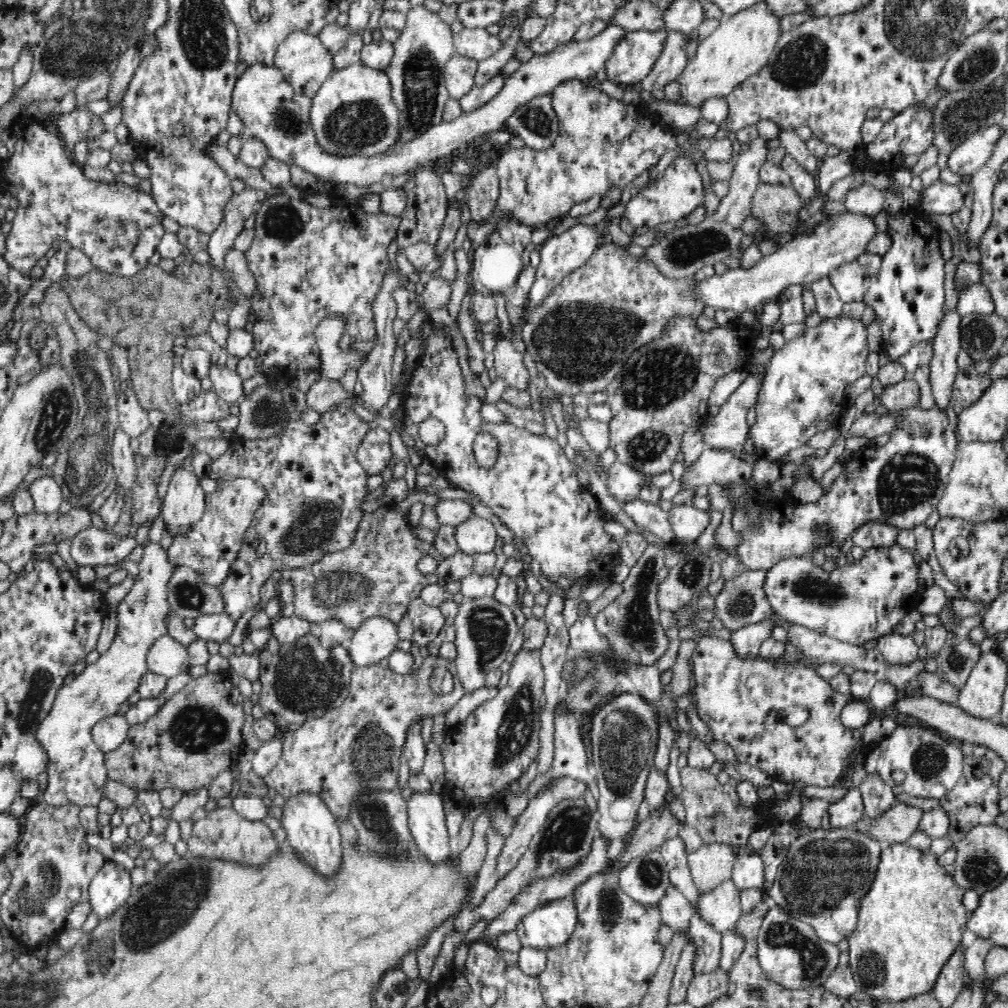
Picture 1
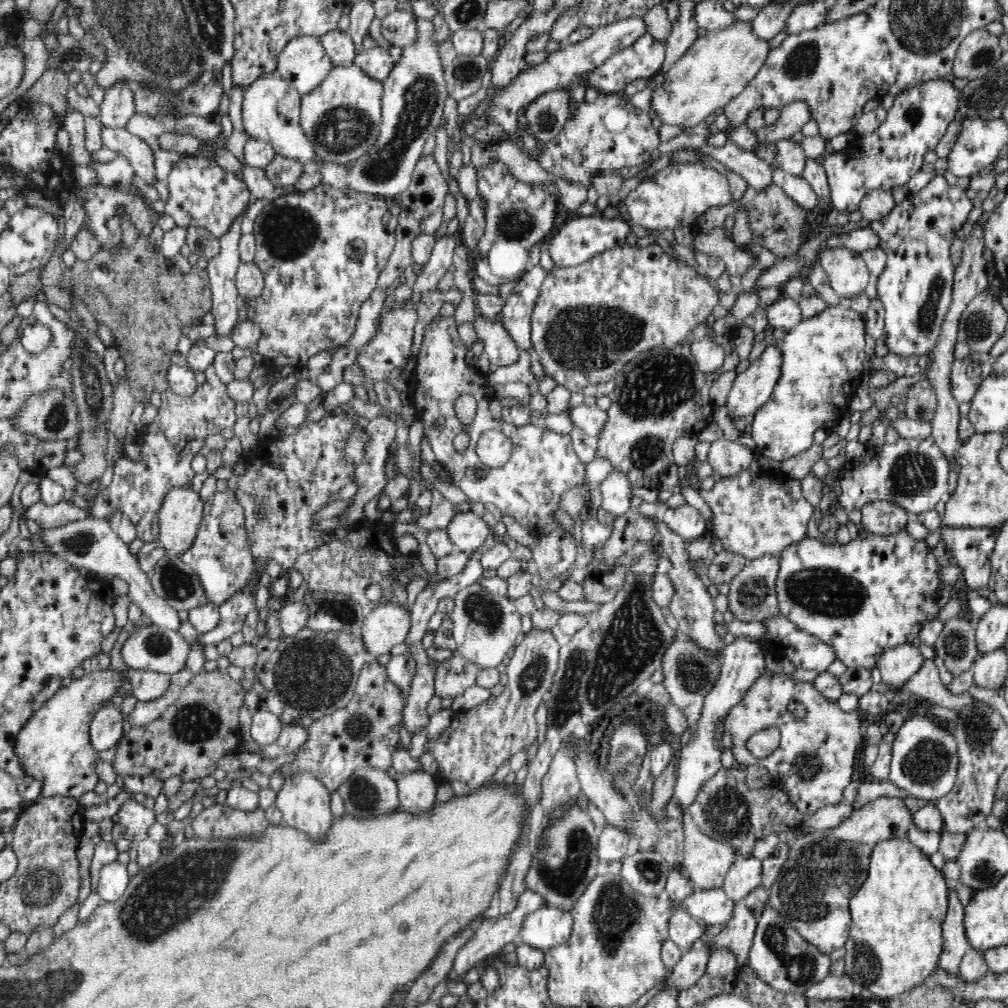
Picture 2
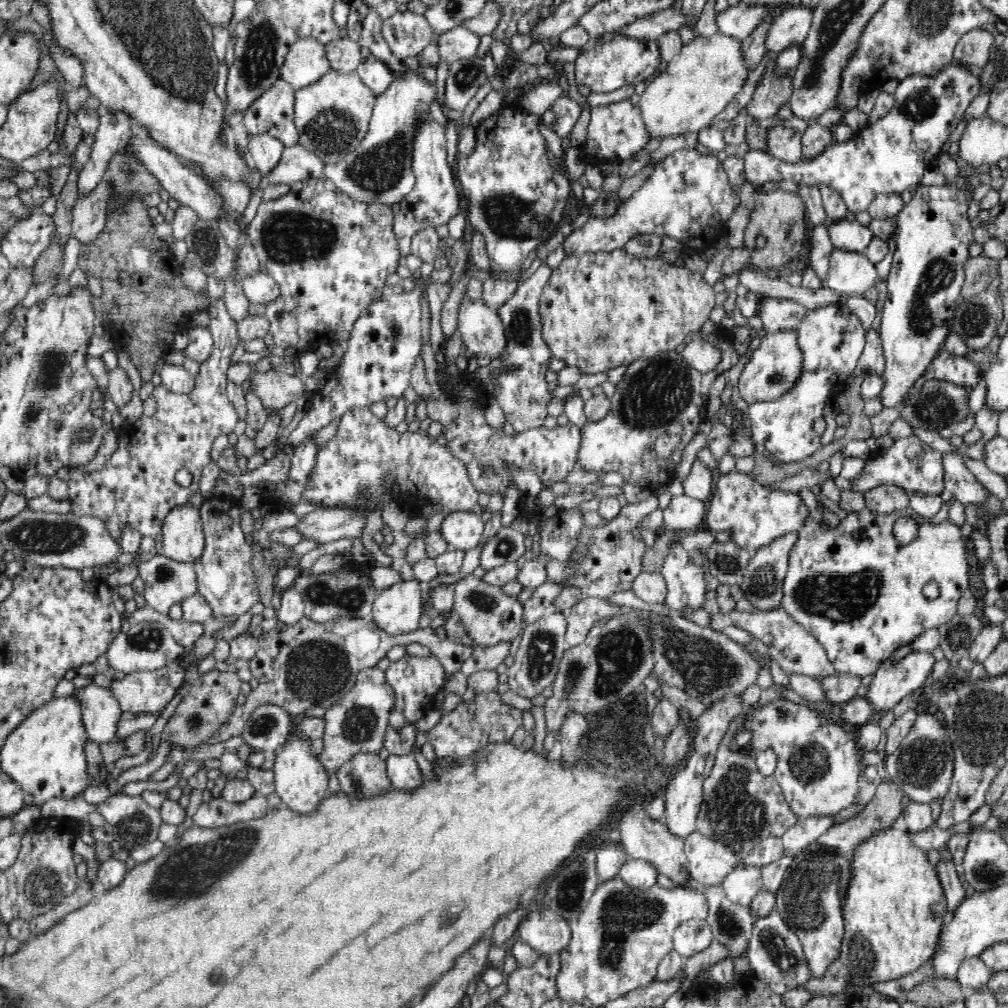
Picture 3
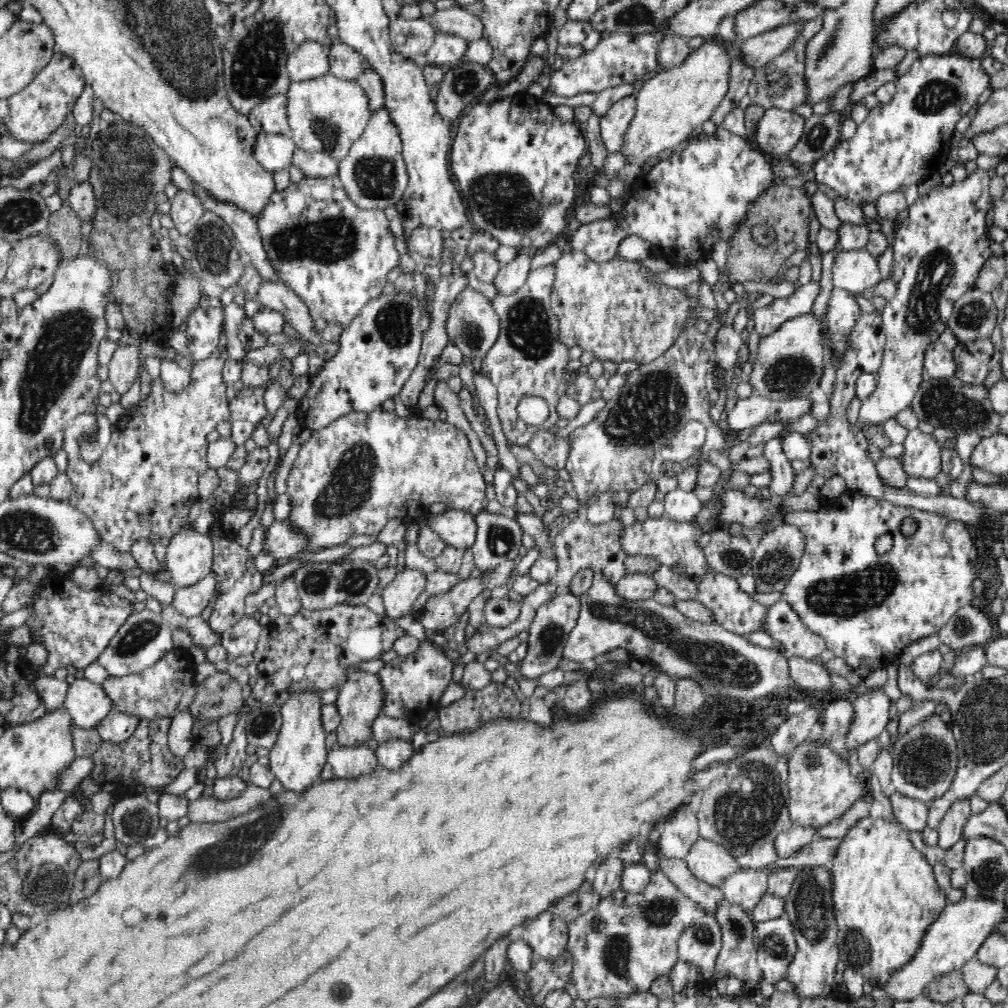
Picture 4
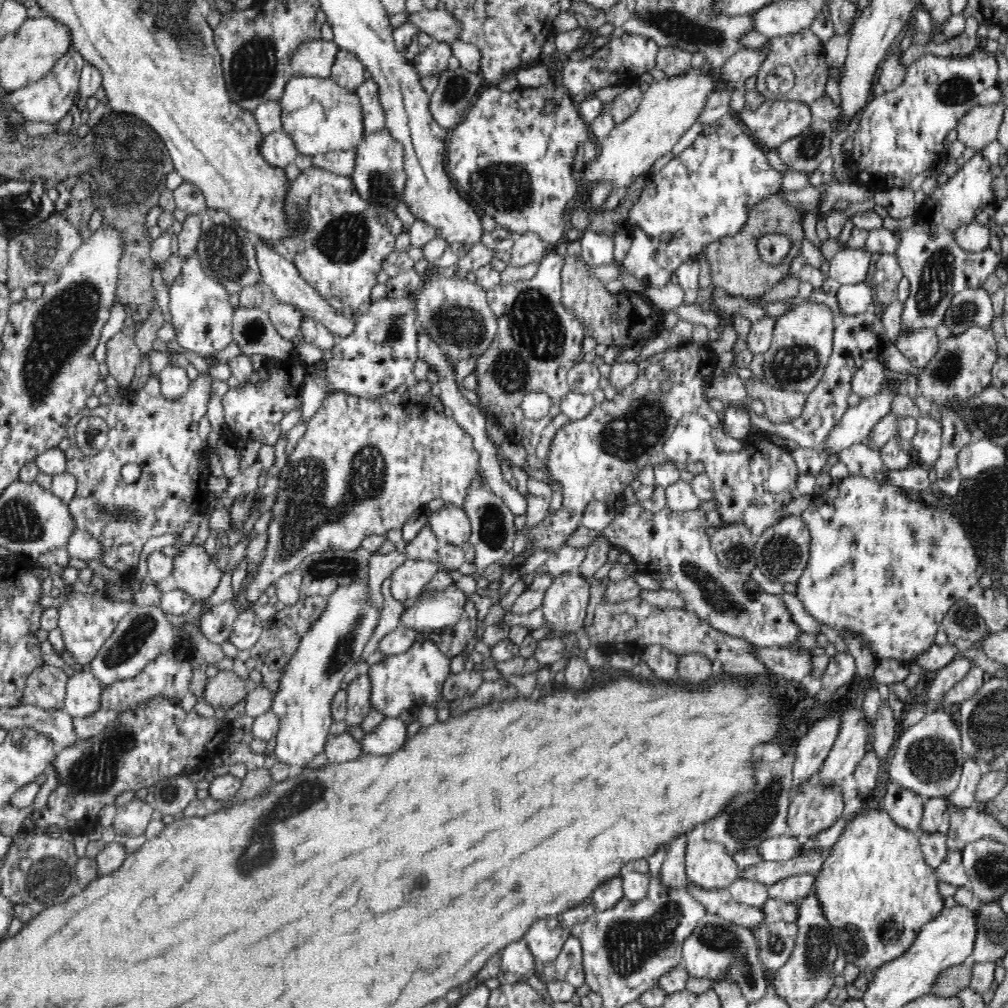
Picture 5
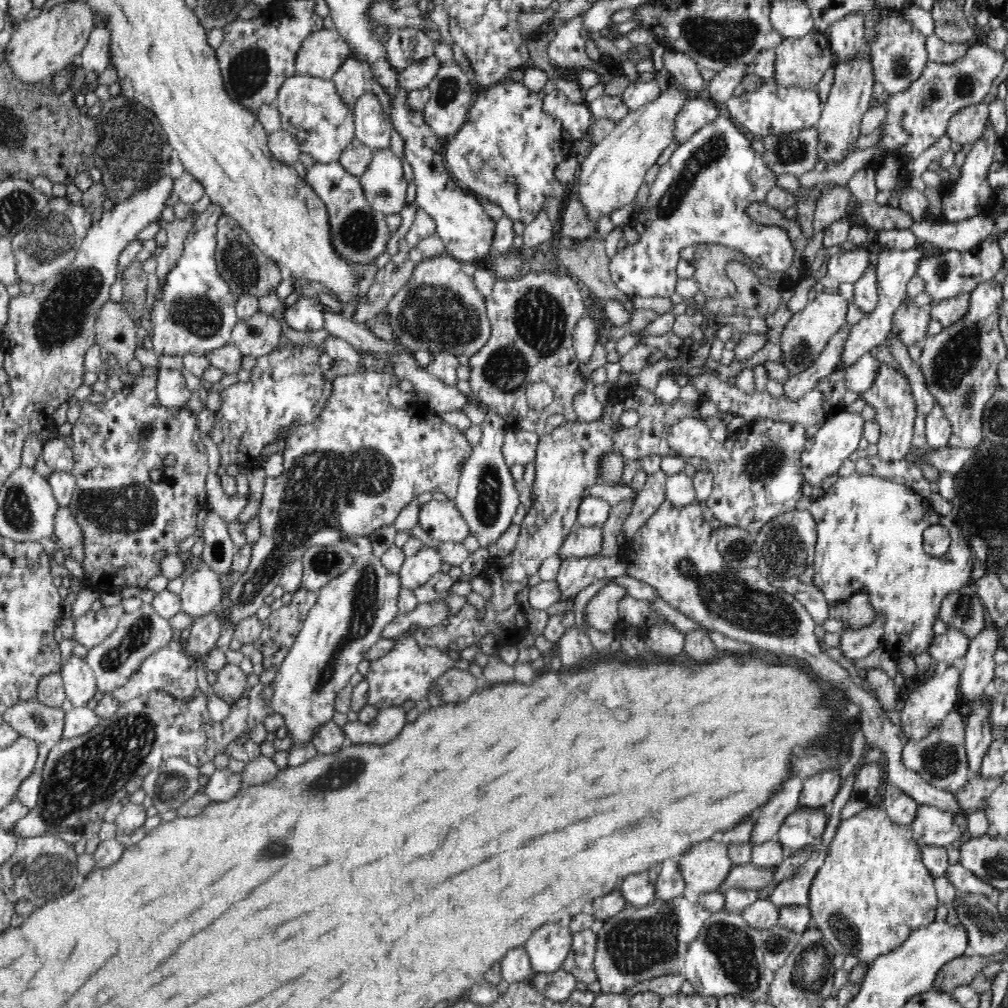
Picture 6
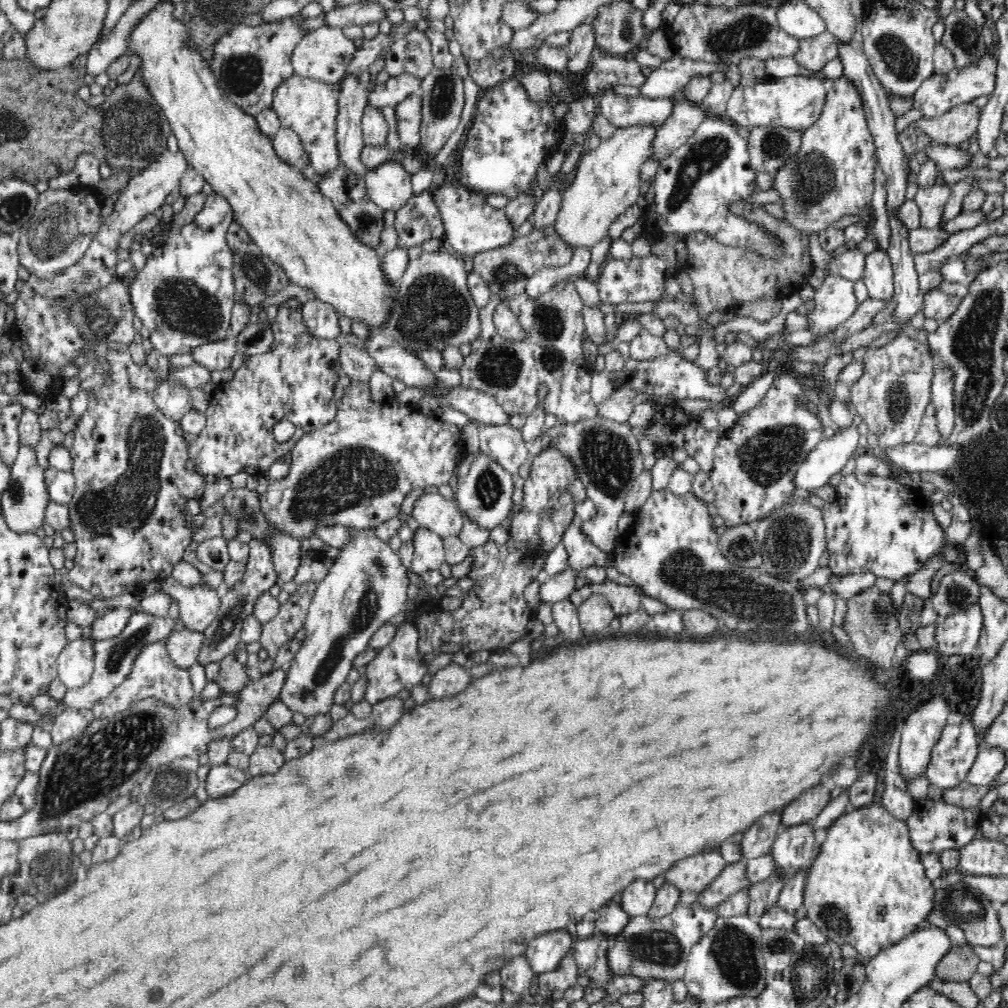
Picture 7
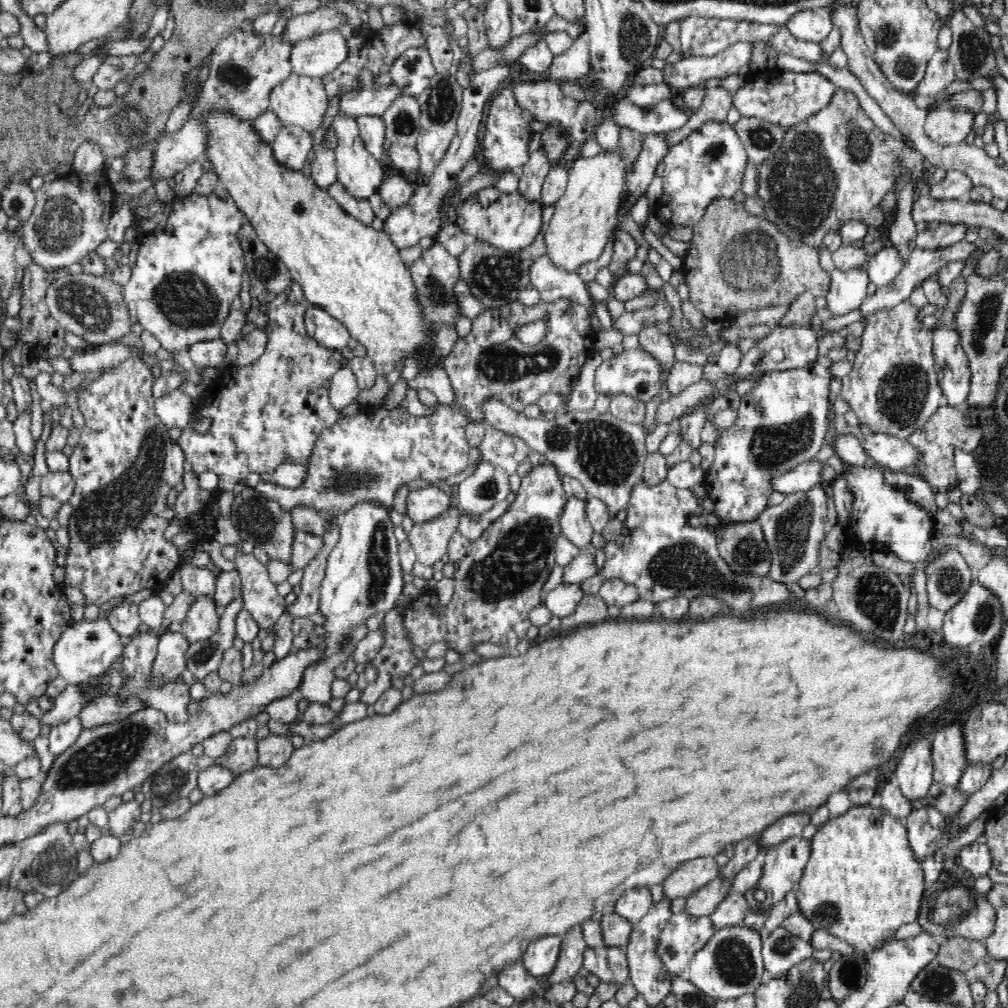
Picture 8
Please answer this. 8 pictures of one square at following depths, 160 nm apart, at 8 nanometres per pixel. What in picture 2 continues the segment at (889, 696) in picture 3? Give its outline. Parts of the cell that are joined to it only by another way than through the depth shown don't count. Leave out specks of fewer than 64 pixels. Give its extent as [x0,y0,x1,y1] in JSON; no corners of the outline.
[877,643,925,693]

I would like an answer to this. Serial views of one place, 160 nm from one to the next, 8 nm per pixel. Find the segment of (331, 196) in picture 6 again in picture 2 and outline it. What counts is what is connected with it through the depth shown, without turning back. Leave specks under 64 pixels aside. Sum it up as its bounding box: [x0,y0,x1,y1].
[247,182,398,374]

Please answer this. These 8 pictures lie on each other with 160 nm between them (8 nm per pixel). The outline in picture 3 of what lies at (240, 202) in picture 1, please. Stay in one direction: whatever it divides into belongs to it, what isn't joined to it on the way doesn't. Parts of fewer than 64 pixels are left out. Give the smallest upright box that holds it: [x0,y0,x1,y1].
[68,300,240,542]

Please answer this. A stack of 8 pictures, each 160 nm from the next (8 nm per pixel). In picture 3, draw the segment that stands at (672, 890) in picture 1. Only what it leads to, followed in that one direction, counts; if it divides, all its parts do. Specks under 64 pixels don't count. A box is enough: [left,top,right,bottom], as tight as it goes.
[673,920,714,960]

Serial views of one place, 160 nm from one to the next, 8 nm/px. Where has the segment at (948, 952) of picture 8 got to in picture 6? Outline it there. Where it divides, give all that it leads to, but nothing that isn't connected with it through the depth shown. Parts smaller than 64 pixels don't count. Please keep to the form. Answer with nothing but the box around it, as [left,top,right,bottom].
[932,953,988,994]

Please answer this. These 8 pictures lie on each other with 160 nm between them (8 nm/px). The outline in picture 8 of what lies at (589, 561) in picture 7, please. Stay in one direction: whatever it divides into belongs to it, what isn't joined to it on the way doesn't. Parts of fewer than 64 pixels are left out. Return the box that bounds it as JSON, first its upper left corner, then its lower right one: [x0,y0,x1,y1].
[559,496,594,549]

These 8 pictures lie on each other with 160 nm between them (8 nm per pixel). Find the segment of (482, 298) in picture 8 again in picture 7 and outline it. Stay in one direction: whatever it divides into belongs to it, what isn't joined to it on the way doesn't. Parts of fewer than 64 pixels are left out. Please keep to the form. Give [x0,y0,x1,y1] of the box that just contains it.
[471,224,574,301]

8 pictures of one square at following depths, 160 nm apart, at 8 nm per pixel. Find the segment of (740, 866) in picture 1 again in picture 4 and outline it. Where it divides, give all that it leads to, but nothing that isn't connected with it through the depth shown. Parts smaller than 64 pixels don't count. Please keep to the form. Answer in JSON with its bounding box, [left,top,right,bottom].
[720,868,767,913]

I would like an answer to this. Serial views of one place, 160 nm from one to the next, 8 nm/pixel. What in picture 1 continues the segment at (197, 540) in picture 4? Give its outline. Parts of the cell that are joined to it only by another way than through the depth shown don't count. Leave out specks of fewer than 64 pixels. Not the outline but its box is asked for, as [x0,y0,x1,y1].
[161,465,206,535]

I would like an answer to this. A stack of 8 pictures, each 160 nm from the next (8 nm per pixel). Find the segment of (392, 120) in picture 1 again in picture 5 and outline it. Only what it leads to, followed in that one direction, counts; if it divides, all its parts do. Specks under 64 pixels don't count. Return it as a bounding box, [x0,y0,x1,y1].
[279,76,364,156]

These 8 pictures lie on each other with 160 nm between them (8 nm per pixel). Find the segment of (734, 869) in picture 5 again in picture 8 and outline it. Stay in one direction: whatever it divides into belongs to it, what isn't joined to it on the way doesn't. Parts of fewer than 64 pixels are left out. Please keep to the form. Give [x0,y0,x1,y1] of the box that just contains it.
[662,857,720,901]

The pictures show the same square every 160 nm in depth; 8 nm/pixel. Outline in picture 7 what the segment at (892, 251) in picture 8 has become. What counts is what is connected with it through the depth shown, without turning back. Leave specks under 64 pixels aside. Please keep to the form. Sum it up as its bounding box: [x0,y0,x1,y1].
[863,249,894,300]

